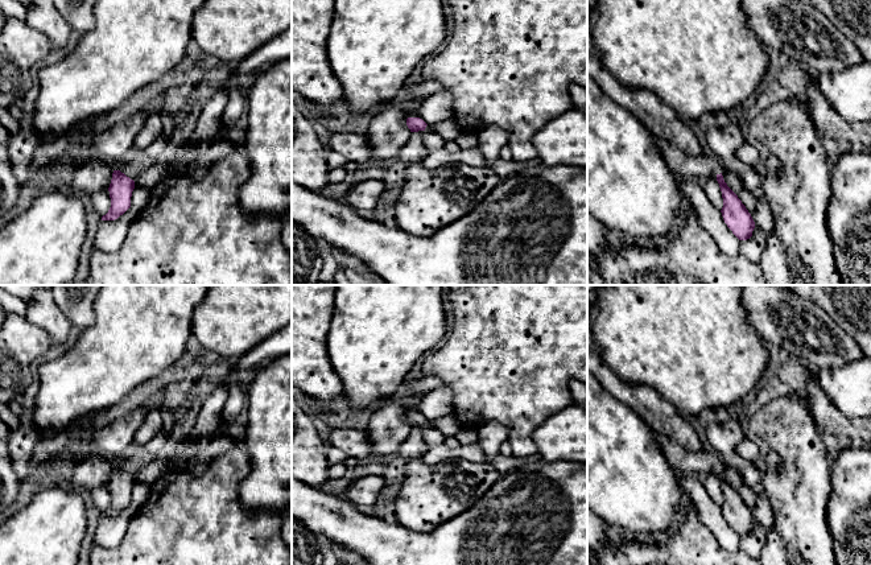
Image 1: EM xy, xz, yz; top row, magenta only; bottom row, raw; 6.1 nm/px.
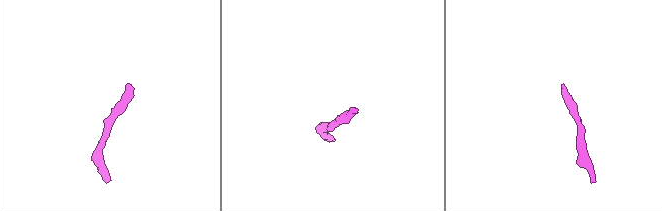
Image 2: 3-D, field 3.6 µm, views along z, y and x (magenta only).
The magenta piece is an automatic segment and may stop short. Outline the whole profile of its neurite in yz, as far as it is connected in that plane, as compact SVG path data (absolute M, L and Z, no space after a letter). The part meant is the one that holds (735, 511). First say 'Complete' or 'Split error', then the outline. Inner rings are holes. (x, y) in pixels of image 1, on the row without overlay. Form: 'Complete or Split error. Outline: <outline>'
Split error. Outline: M653 432L653 434L670 466L682 475L695 474L705 479L709 474L717 473L723 494L721 508L725 519L739 536L750 535L755 517L738 491L725 478L723 463L718 454L714 451L690 451L660 433Z

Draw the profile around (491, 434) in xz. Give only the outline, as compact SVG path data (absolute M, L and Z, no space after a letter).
M488 421L478 428L478 433L478 442L487 457L486 462L492 463L494 458L500 453L501 444L507 441L508 429L496 421Z

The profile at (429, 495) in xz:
M414 458L393 500L399 524L413 532L434 529L470 510L500 478L490 462L459 458L429 466Z

